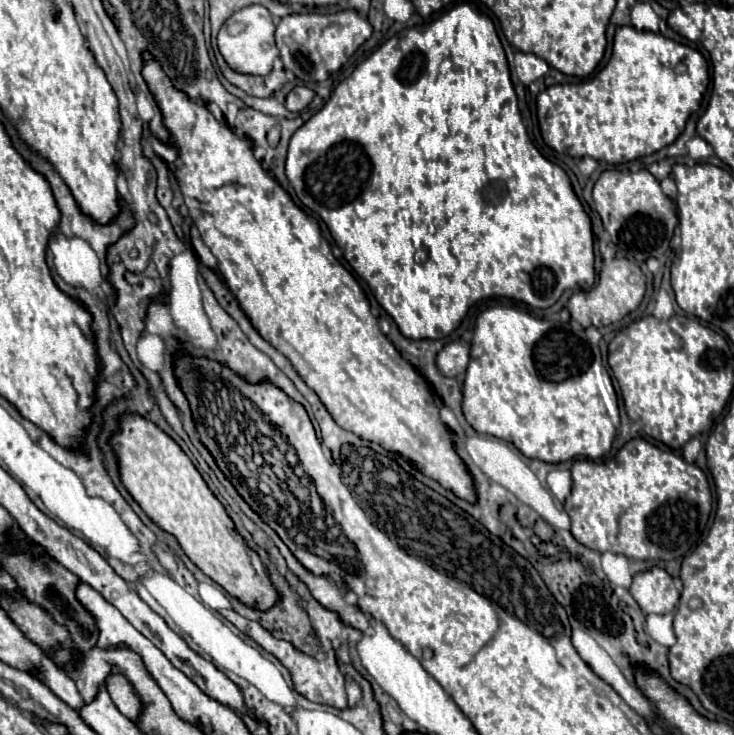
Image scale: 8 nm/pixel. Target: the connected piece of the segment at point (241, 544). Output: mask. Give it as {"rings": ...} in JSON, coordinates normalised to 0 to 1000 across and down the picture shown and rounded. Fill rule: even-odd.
{"rings":[[[172,563],[163,571],[163,582],[163,590],[153,596],[153,607],[163,629],[166,656],[191,691],[210,707],[210,713],[237,727],[253,756],[313,811],[357,833],[373,827],[379,805],[368,792],[354,756],[324,727],[302,683],[286,669],[275,645],[251,612],[193,566]]]}

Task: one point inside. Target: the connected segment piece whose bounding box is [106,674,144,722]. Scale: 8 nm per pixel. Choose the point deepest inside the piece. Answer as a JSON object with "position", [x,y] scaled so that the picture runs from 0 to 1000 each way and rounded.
{"position":[173,954]}

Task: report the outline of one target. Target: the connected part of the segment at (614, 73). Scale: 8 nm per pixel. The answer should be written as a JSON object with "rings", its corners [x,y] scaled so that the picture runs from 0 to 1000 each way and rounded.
{"rings":[[[845,35],[837,49],[837,76],[809,106],[790,114],[757,114],[733,131],[736,180],[749,201],[779,215],[804,212],[828,223],[877,215],[916,196],[929,182],[937,158],[954,147],[965,112],[965,87],[951,68],[924,60],[902,46]]]}

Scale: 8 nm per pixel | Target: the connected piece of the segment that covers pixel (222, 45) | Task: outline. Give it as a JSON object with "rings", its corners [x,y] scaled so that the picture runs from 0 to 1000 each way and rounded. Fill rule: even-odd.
{"rings":[[[335,8],[319,16],[297,44],[297,68],[305,76],[308,87],[324,101],[362,103],[371,95],[371,84],[379,79],[379,65],[373,60],[373,30],[371,19],[354,8]]]}

